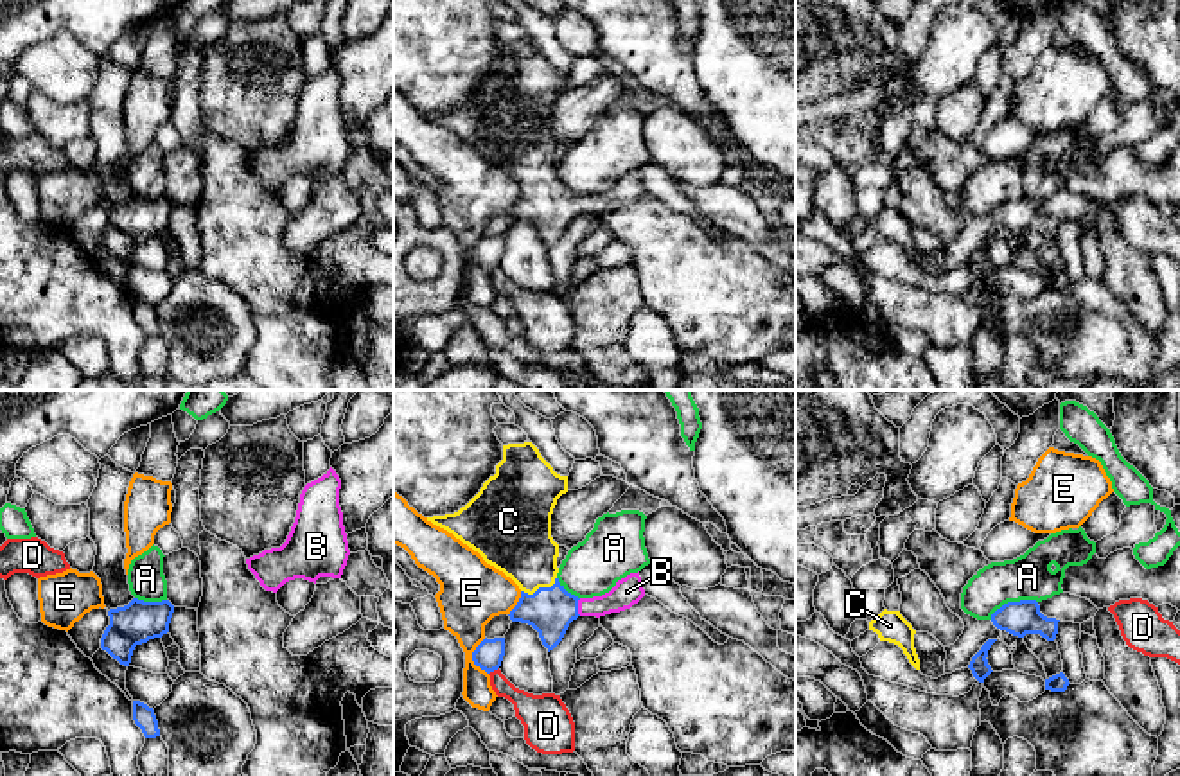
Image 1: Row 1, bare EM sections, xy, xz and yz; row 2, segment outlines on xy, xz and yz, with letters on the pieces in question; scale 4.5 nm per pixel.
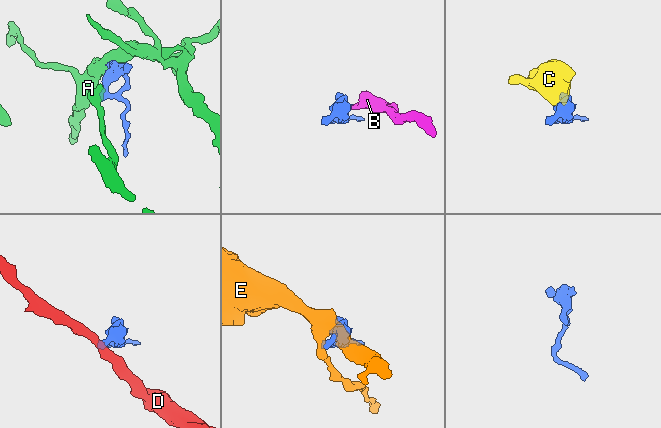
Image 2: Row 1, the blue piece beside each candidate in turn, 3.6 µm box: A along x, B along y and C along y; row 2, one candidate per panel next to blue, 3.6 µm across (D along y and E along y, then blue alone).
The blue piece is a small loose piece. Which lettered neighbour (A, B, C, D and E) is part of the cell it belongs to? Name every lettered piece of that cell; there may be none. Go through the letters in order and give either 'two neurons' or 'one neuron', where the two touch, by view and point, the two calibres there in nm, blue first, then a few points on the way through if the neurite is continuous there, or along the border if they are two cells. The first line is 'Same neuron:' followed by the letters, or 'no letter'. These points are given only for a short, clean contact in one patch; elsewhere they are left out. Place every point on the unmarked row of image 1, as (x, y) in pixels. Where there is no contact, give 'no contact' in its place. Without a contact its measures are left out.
Same neuron: B, C
A: two neurons; contact yz (1012, 200); calibres 160 and 200 nm; border yz (1037, 198), (1008, 198), (990, 216)
B: one neuron; contact xz (577, 205); calibres 200 and 130 nm; way xz (550, 209), (554, 205), (577, 205), (602, 203), (627, 189)
C: one neuron; contact xz (539, 185); calibres 200 and 320 nm
D: two neurons; contact xz (493, 268); calibres 130 and 140 nm; border xz (498, 264), (489, 272)
E: two neurons; contact xz (473, 255); calibres 130 and 260 nm

